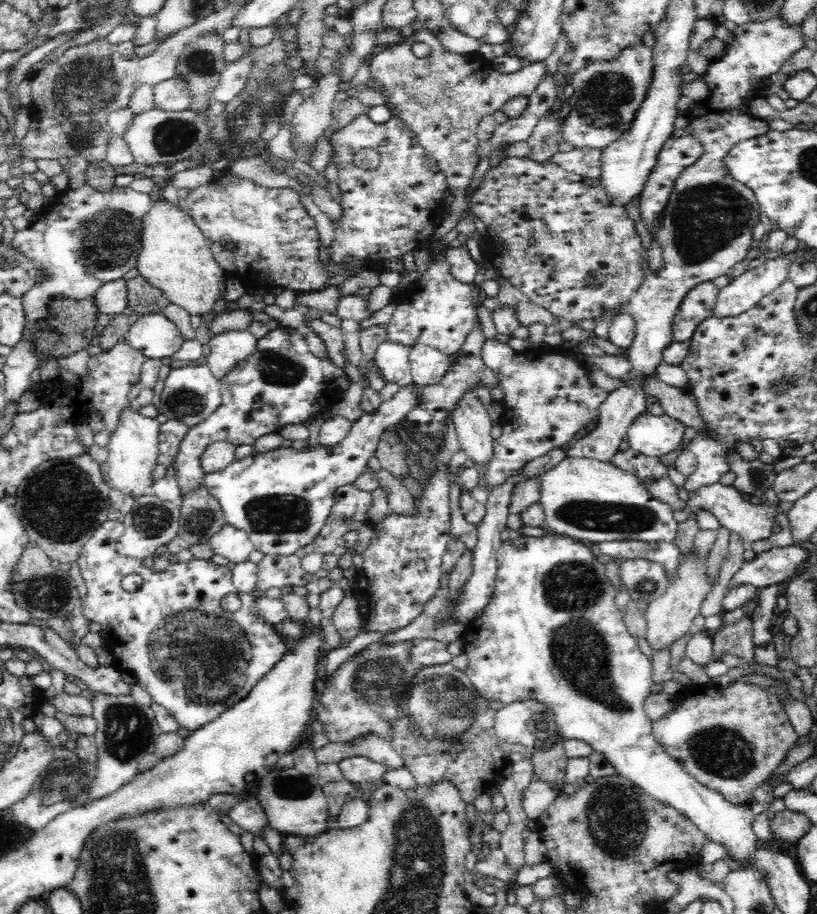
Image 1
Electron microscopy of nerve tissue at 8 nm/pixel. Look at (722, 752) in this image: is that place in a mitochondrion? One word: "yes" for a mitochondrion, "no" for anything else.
yes

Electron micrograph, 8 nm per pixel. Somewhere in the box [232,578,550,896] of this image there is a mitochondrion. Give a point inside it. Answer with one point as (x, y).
(442, 706)

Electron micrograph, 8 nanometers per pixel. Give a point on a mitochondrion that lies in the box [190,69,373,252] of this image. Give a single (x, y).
(278, 100)

